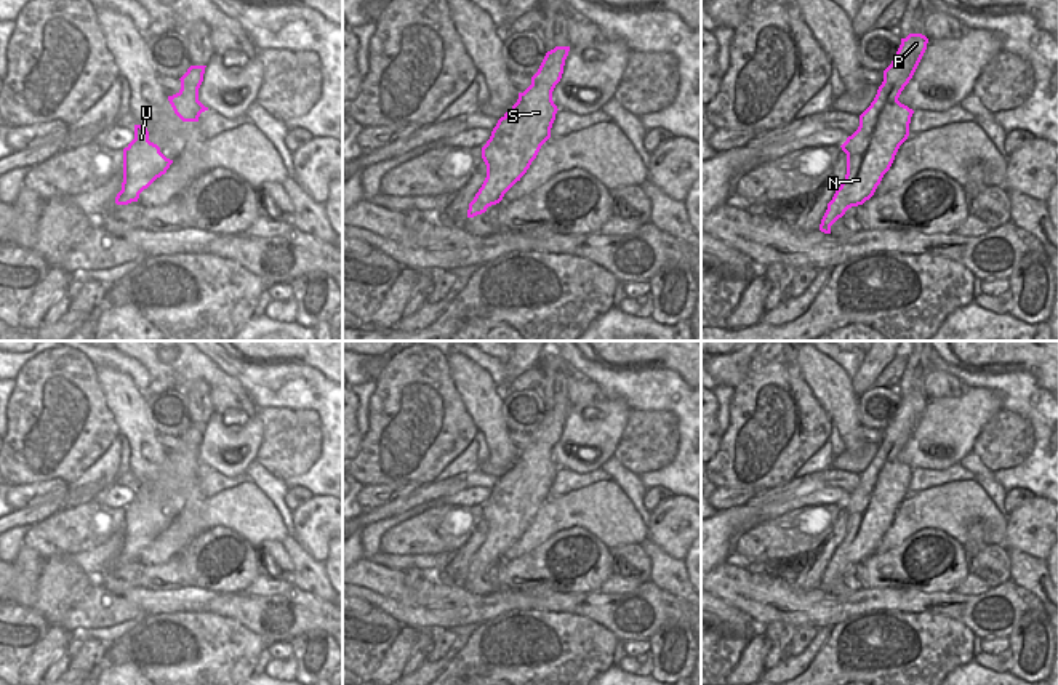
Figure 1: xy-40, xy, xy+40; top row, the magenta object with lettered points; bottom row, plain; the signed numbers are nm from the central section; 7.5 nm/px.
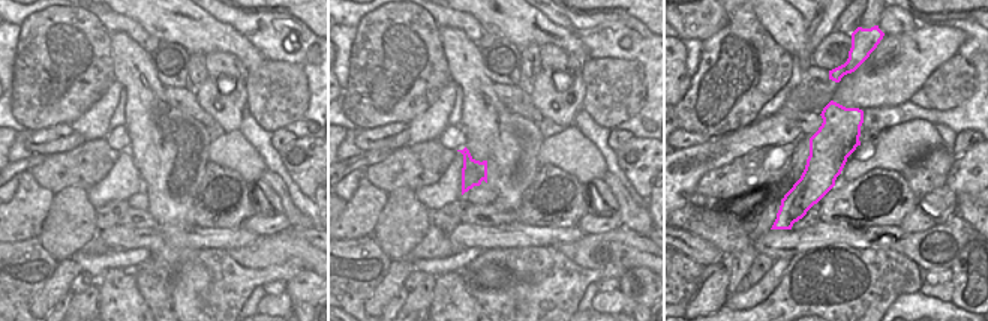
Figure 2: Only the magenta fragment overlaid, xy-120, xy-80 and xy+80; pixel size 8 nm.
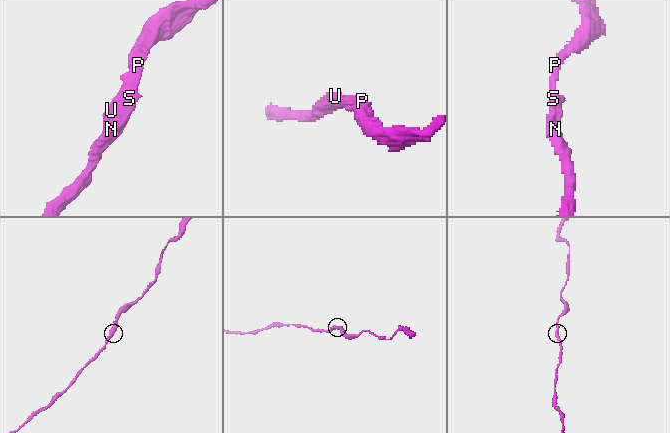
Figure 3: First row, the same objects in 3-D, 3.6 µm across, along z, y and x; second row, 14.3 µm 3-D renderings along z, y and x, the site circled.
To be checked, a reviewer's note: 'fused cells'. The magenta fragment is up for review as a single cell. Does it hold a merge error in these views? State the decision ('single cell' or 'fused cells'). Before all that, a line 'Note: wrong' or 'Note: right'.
Note: wrong
single cell

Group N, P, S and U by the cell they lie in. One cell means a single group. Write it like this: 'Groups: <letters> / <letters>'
Groups: N P S U.

